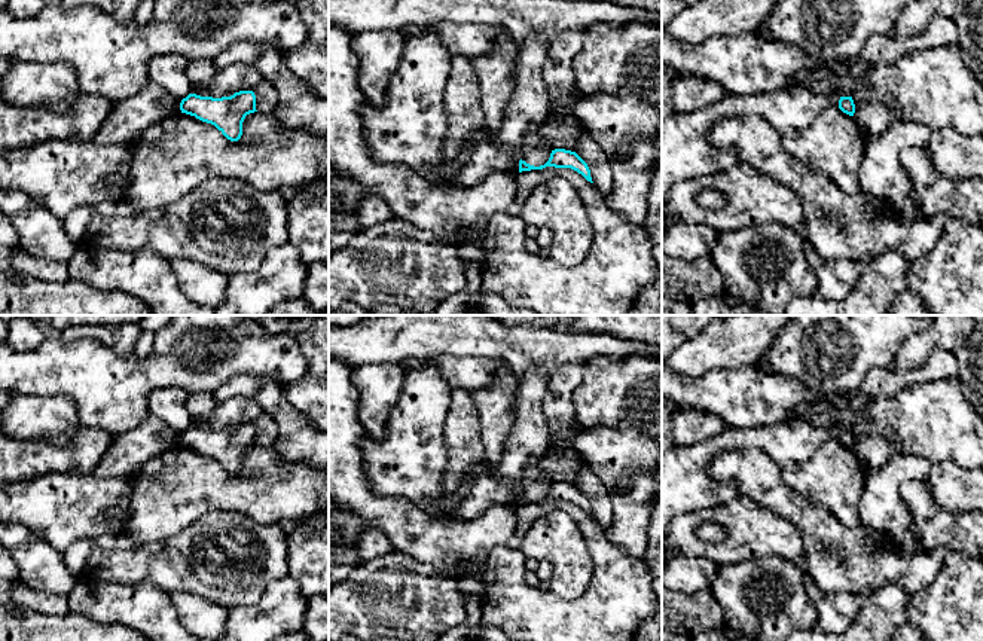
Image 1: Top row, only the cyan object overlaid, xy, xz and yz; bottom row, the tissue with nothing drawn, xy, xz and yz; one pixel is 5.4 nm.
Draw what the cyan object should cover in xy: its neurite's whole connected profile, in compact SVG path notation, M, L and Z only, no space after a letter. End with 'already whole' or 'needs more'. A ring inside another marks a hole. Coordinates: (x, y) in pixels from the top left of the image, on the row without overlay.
M239 424L222 431L189 427L181 433L180 443L214 458L231 474L241 471L245 449L257 445L253 424Z; already whole

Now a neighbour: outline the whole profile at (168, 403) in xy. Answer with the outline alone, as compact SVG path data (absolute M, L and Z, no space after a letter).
M161 387L149 394L149 413L164 421L178 433L190 427L190 413L186 408L189 394L177 387Z

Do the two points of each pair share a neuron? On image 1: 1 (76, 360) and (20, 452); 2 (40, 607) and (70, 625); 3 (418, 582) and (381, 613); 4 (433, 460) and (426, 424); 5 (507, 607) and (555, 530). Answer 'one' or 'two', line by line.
1: two
2: two
3: one
4: one
5: two

